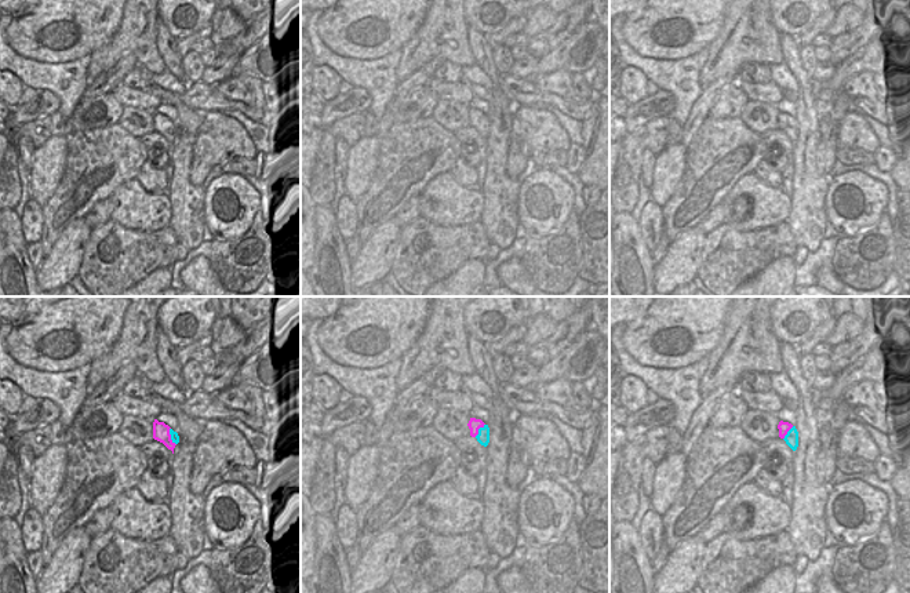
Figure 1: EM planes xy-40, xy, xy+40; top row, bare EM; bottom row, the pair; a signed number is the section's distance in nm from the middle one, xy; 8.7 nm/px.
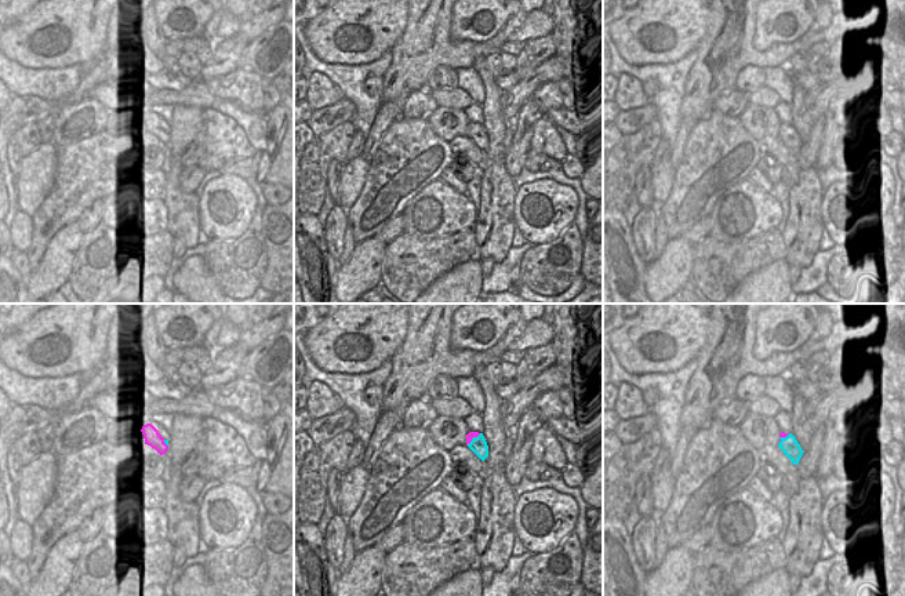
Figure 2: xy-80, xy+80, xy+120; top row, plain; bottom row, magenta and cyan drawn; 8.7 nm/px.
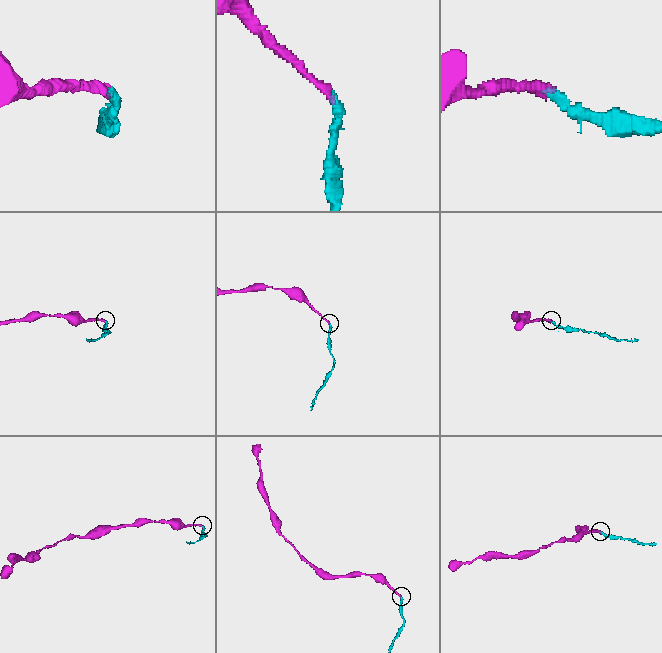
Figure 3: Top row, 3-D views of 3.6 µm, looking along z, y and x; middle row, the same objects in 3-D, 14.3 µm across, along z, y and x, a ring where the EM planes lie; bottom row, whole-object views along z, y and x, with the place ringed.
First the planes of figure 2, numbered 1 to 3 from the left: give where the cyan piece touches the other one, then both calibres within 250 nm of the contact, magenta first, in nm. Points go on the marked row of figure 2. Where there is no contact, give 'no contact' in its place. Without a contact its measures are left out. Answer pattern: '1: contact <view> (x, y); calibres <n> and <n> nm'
1: contact xy-80 (164, 443); calibres 150 and 30 nm
2: contact xy+80 (473, 436); calibres 70 and 150 nm
3: contact xy+120 (784, 436); calibres 50 and 150 nm

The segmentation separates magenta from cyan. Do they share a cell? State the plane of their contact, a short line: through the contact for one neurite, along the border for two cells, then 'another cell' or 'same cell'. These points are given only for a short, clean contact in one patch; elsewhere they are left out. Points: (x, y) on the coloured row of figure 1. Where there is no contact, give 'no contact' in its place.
meets magenta in xy; line xy (484, 424), (474, 436); another cell

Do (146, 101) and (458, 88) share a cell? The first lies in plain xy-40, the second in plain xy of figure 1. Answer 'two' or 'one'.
one

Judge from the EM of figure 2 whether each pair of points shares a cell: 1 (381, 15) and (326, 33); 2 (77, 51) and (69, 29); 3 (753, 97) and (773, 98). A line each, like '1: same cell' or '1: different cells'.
1: same cell
2: same cell
3: same cell

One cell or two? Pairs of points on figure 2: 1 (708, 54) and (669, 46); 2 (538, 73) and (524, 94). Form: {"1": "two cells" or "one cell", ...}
{"1": "two cells", "2": "two cells"}

